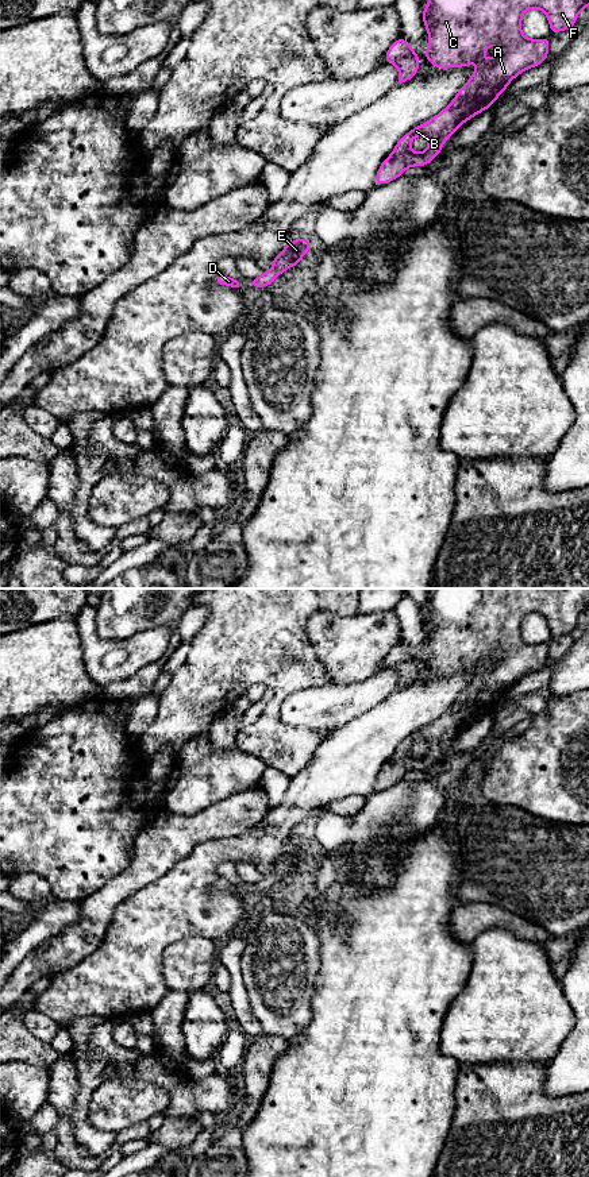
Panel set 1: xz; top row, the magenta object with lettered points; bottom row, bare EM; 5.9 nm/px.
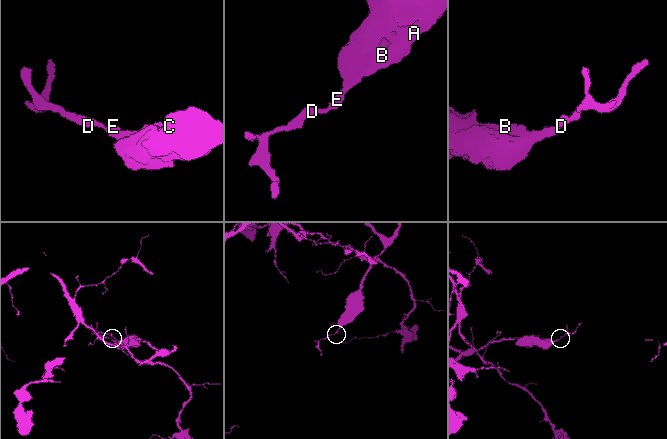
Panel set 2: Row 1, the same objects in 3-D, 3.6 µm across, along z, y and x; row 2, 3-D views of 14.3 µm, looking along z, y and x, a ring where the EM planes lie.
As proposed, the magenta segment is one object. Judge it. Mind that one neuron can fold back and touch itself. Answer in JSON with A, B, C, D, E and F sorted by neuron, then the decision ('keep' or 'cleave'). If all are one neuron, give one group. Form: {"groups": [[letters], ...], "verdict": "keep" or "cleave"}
{"groups": [["A", "B", "C", "D", "E", "F"]], "verdict": "keep"}

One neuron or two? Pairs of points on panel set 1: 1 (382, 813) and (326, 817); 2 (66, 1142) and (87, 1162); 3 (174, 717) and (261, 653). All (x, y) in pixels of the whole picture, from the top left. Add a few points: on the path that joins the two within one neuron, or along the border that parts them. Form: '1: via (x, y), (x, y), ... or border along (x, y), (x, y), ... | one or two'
1: via (369, 825), (339, 825) | one
2: via (68, 1149), (80, 1161) | one
3: via (196, 695), (239, 653) | one

